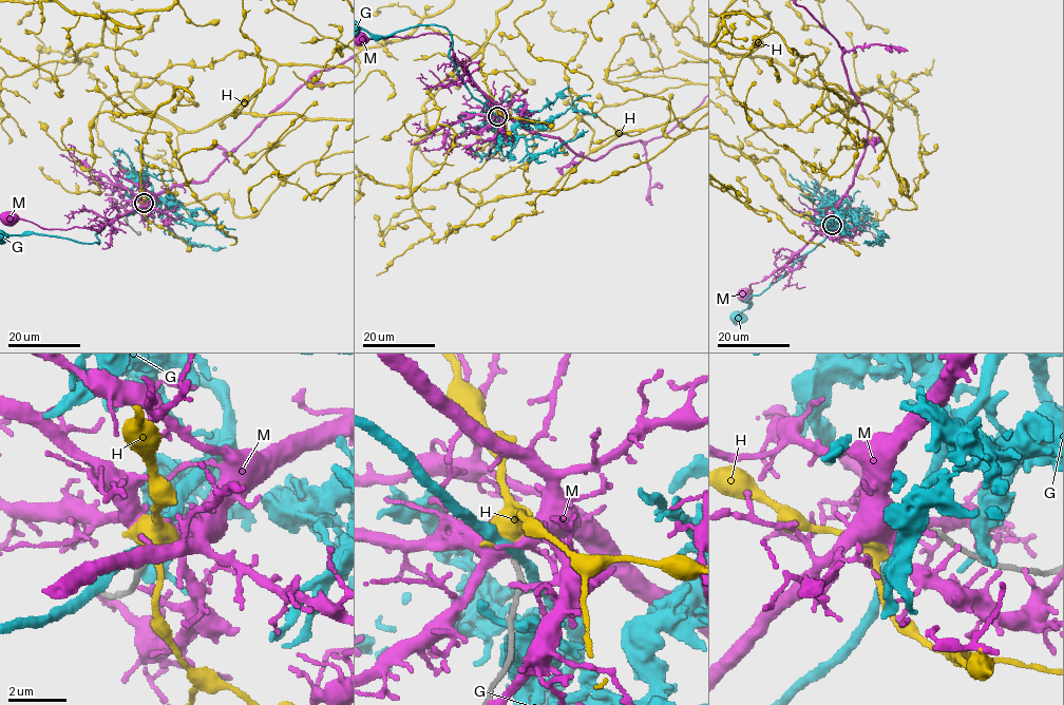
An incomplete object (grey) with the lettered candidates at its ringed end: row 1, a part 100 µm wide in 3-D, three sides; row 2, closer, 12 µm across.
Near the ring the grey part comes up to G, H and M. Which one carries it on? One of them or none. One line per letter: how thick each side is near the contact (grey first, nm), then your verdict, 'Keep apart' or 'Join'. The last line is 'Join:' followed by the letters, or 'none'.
G: Thickness 200 nm (grey) against 320 nm. Keep apart
H: Thickness 190 nm (grey) against 360 nm. Join
M: Thickness 190 nm (grey) against 440 nm. Keep apart
Join: H

